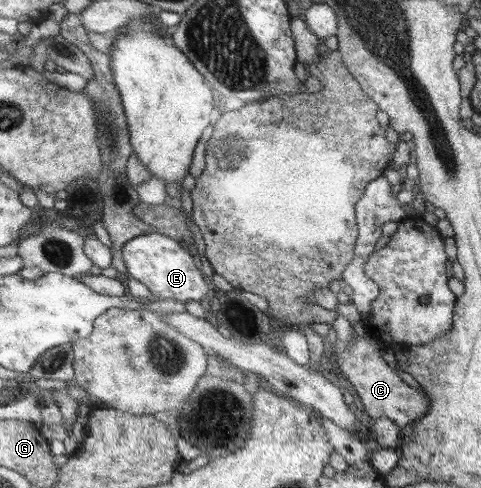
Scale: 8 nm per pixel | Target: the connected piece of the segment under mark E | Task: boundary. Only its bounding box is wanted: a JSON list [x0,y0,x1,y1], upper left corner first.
[122,231,209,304]

